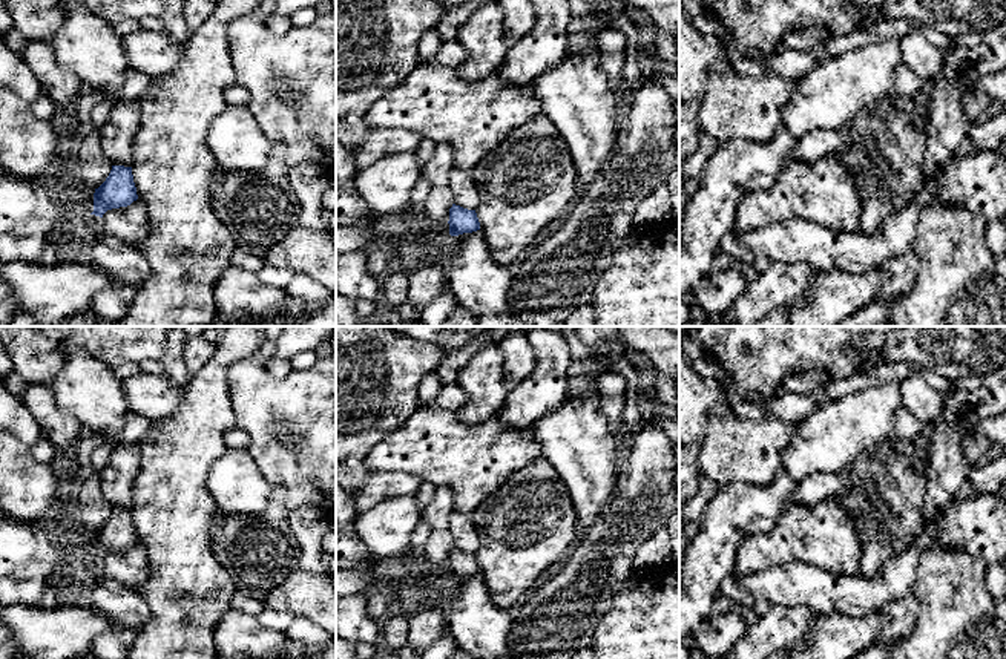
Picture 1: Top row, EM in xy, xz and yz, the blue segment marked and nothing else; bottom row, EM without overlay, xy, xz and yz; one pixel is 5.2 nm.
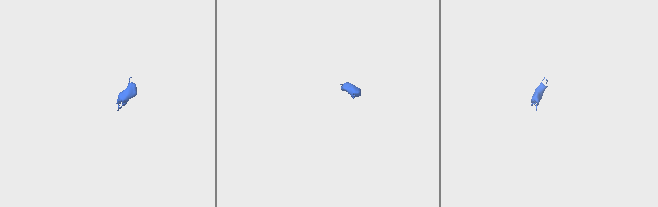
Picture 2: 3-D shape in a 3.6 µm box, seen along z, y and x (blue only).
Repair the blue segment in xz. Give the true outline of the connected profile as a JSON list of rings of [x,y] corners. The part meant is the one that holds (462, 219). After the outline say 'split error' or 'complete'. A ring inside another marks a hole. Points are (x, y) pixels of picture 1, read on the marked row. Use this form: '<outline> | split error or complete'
[[[452,204],[449,208],[449,234],[459,236],[463,233],[472,233],[480,230],[480,222],[475,210],[468,210],[460,205]]] | complete

